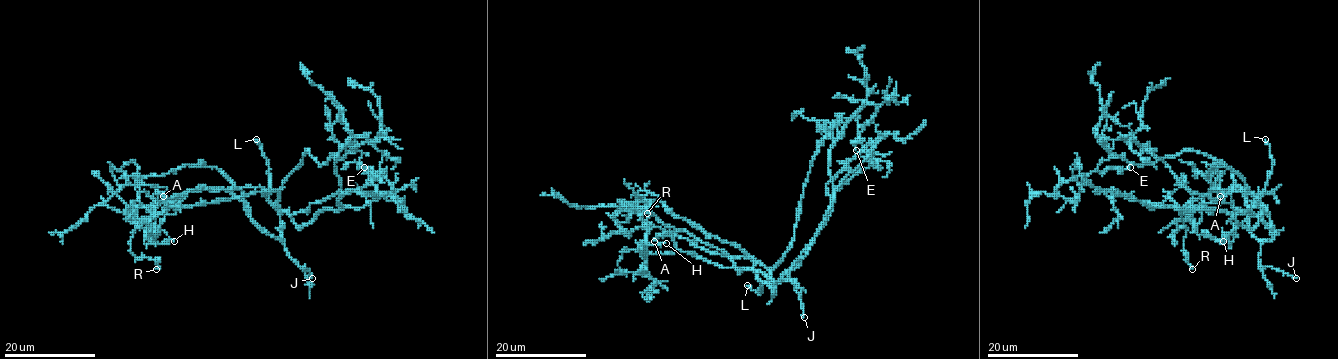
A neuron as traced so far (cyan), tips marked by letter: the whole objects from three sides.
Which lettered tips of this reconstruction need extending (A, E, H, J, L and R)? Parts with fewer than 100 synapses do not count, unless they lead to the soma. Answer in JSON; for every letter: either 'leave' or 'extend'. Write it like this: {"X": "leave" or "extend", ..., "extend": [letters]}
{"A": "leave", "E": "leave", "H": "leave", "J": "leave", "L": "extend", "R": "leave", "extend": ["L"]}

